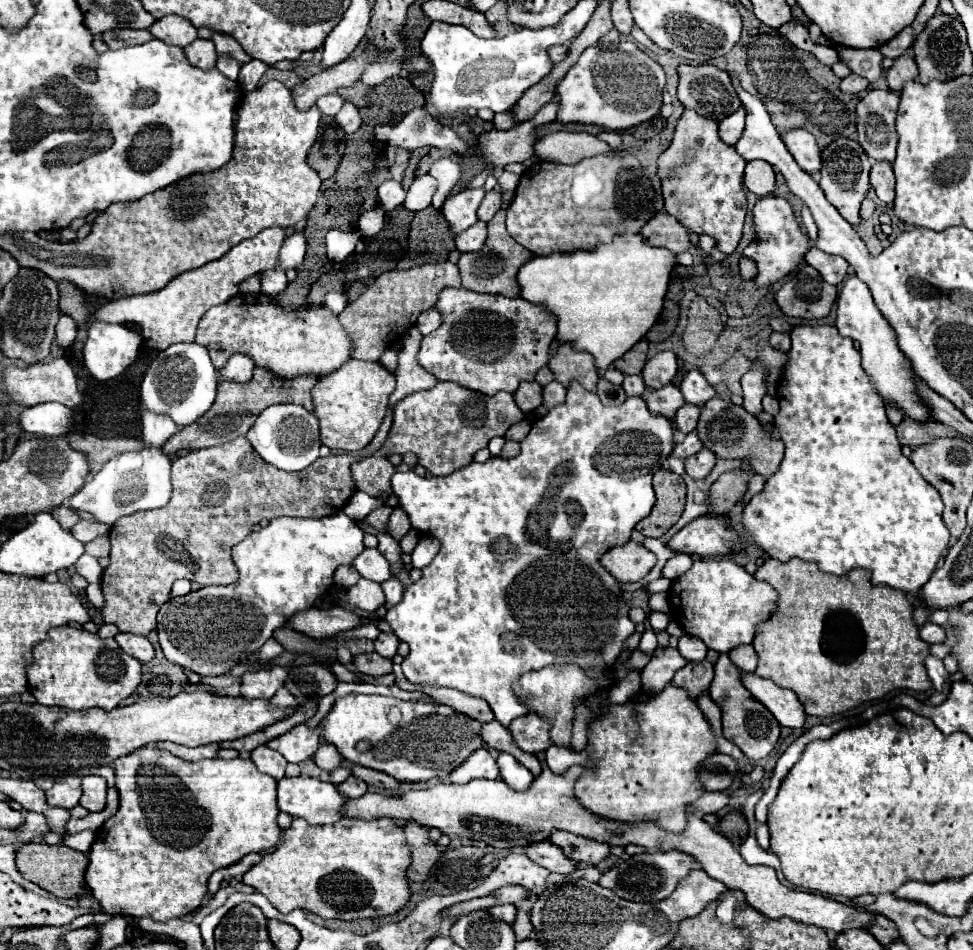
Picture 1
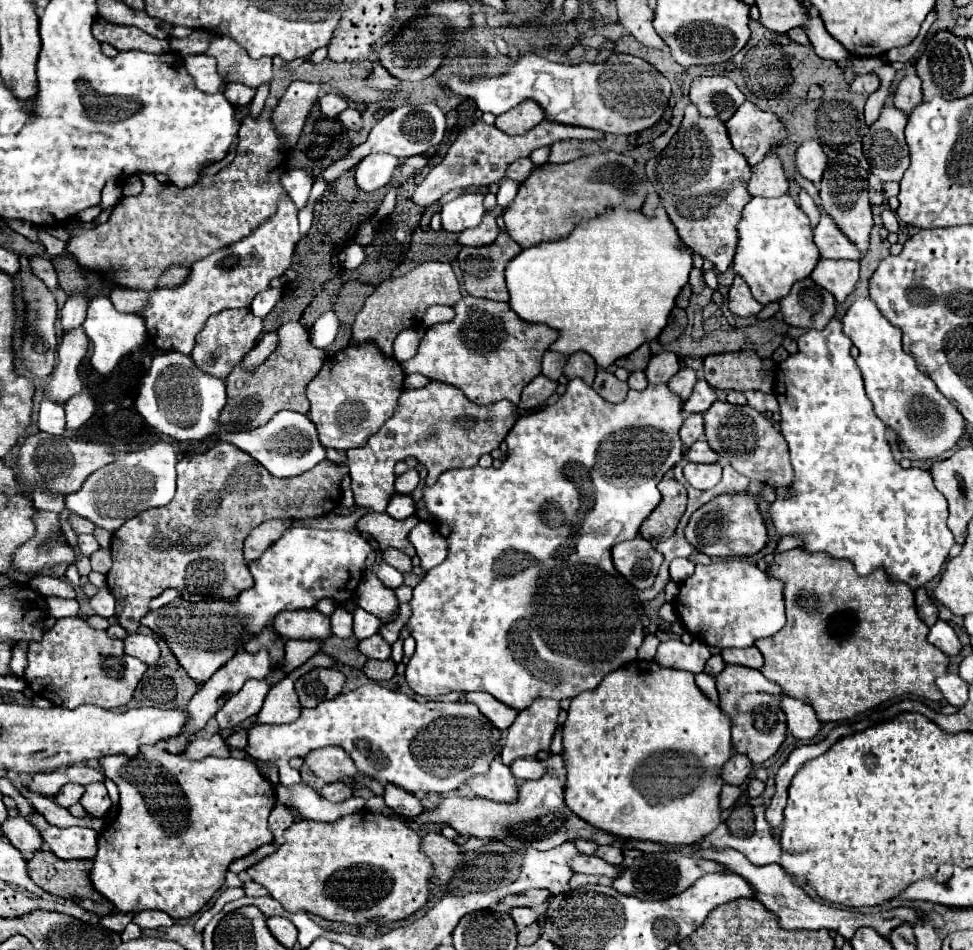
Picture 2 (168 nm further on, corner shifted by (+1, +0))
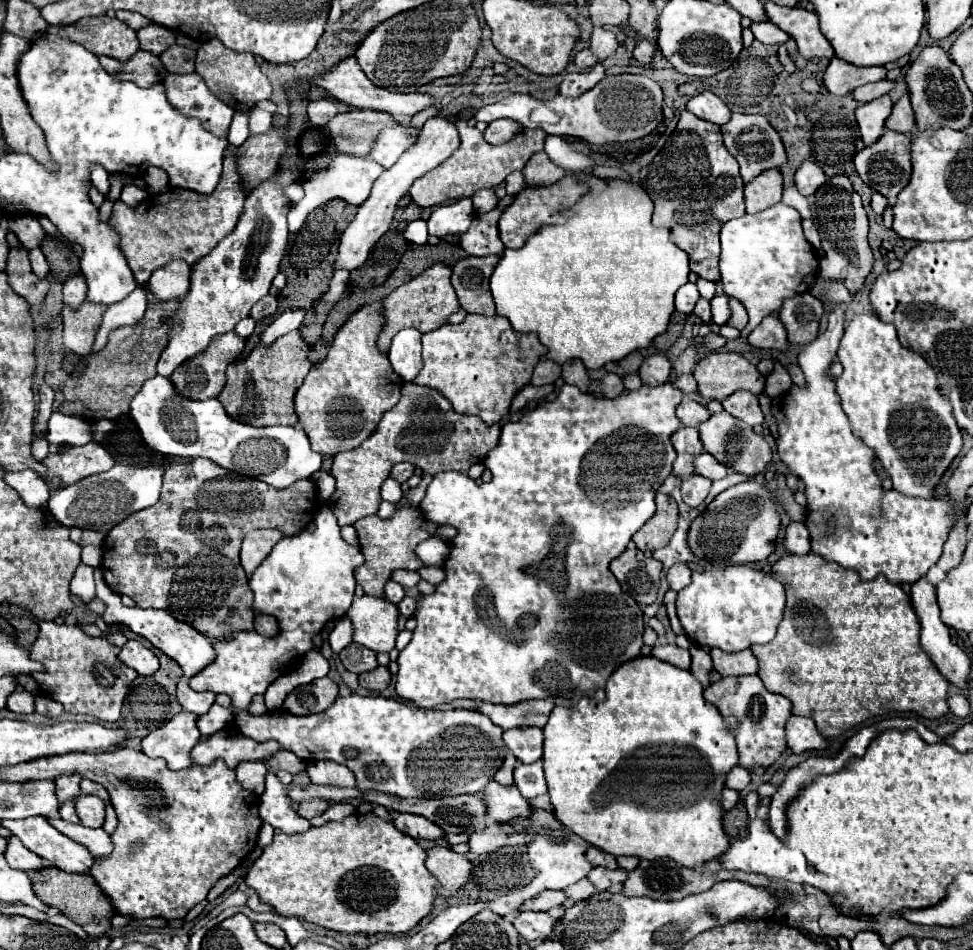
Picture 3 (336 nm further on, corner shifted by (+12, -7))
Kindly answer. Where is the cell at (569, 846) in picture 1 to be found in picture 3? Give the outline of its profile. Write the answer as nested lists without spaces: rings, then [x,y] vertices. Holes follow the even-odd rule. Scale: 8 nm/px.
[[[588,847],[586,851],[586,859],[592,863],[592,865],[602,865],[606,869],[616,869],[616,857],[606,853],[606,851],[600,851],[598,847]]]

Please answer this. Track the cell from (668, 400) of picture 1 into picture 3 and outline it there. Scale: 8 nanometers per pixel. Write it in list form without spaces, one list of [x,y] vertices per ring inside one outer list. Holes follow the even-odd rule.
[[[688,373],[688,375],[680,375],[680,377],[676,377],[676,379],[672,381],[672,385],[674,385],[676,389],[680,389],[682,393],[694,393],[694,391],[696,391],[696,381],[694,381],[694,377],[692,377],[692,373]]]

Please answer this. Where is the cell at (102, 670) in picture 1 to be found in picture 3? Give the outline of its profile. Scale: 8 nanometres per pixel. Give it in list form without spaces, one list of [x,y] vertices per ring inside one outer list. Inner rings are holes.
[[[42,621],[38,639],[30,649],[30,657],[42,663],[44,671],[32,673],[32,679],[38,683],[40,695],[62,703],[66,713],[82,713],[102,721],[116,721],[128,695],[128,687],[136,679],[136,671],[120,663],[118,651],[120,649],[110,645],[104,637],[90,637],[78,625]]]

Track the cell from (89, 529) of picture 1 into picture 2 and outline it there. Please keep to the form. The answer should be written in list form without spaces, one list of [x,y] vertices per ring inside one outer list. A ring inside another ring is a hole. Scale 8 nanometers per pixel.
[[[81,534],[81,536],[77,536],[77,544],[79,544],[79,548],[81,548],[81,552],[83,552],[85,556],[91,556],[95,550],[99,550],[99,544],[97,544],[95,536],[91,536],[91,534]]]

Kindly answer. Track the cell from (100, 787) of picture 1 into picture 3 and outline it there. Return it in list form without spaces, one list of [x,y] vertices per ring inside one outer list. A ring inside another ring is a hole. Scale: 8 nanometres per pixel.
[[[80,795],[76,799],[76,813],[80,823],[86,827],[102,827],[104,823],[104,801],[94,795]]]

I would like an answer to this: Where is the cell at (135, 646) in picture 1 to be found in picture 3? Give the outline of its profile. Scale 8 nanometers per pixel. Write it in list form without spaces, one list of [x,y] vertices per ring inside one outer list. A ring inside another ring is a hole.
[[[128,641],[120,649],[118,659],[124,665],[132,667],[138,675],[152,675],[158,669],[158,657],[138,641]]]

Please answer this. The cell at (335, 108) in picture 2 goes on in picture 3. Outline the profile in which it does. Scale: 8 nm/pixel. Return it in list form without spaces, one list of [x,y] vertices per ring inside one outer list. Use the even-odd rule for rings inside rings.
[[[318,99],[308,103],[308,119],[318,127],[324,127],[336,113],[336,103],[330,99]]]

